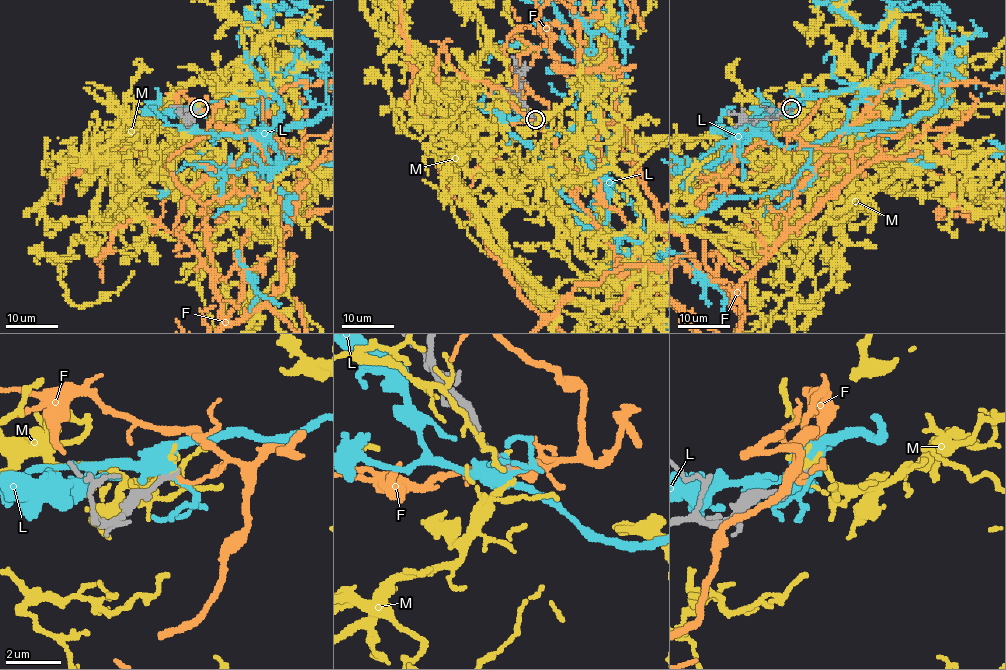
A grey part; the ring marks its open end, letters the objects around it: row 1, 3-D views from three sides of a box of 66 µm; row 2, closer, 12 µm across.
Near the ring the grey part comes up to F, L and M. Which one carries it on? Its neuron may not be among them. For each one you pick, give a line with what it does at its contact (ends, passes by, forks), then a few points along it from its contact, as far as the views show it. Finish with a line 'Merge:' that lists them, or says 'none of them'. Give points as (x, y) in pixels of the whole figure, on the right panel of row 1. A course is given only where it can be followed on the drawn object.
Merge: none of them

